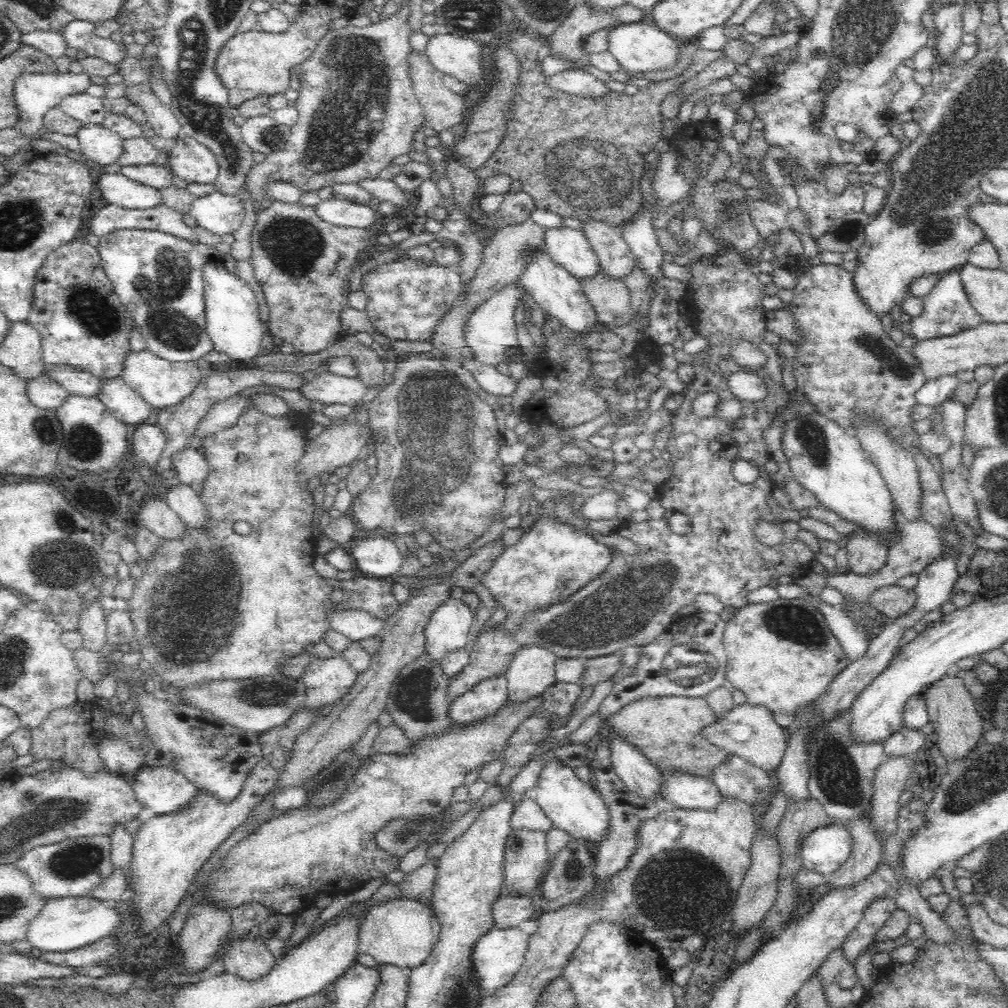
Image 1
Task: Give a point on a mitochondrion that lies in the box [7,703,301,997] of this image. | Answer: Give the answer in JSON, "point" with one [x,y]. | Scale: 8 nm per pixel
{"point":[76,860]}

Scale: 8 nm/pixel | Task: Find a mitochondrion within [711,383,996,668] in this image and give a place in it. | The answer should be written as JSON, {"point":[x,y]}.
{"point":[792,624]}

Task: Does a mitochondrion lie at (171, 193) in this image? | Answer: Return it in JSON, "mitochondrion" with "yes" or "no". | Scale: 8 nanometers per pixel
{"mitochondrion":"no"}

